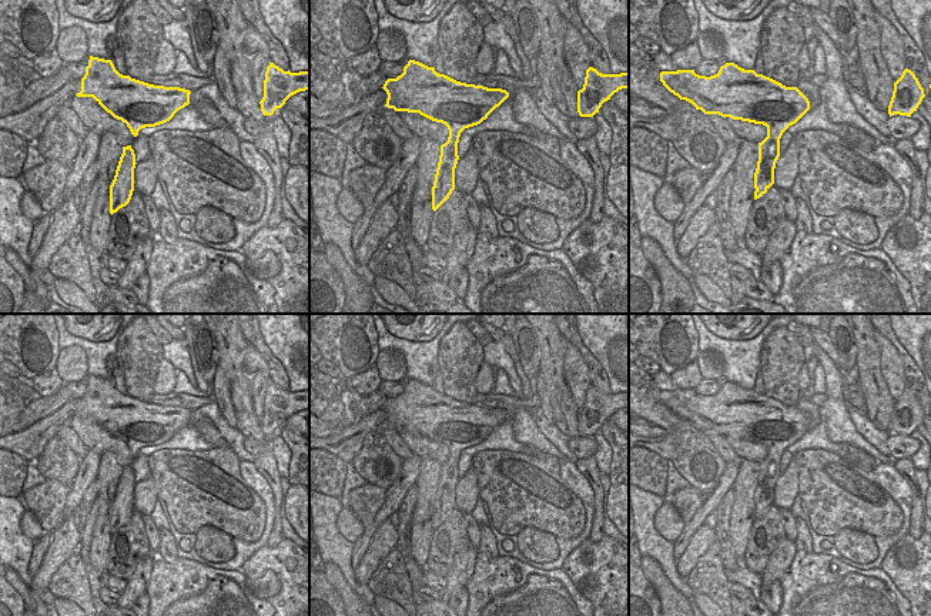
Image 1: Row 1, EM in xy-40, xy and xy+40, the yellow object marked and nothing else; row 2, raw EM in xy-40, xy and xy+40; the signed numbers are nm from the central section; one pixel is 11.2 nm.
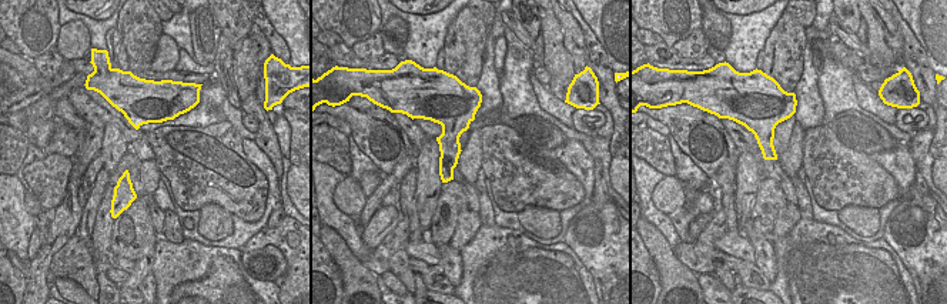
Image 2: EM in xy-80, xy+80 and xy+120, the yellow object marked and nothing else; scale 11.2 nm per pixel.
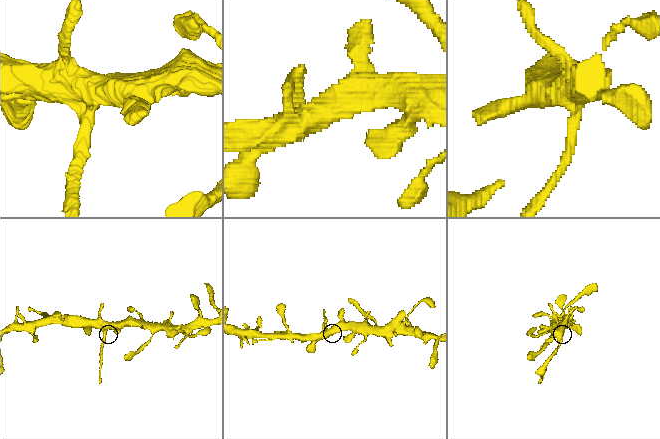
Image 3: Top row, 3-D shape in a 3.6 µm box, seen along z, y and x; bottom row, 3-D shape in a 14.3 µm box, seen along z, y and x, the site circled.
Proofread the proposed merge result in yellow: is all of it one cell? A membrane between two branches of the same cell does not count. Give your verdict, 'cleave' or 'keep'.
cleave

